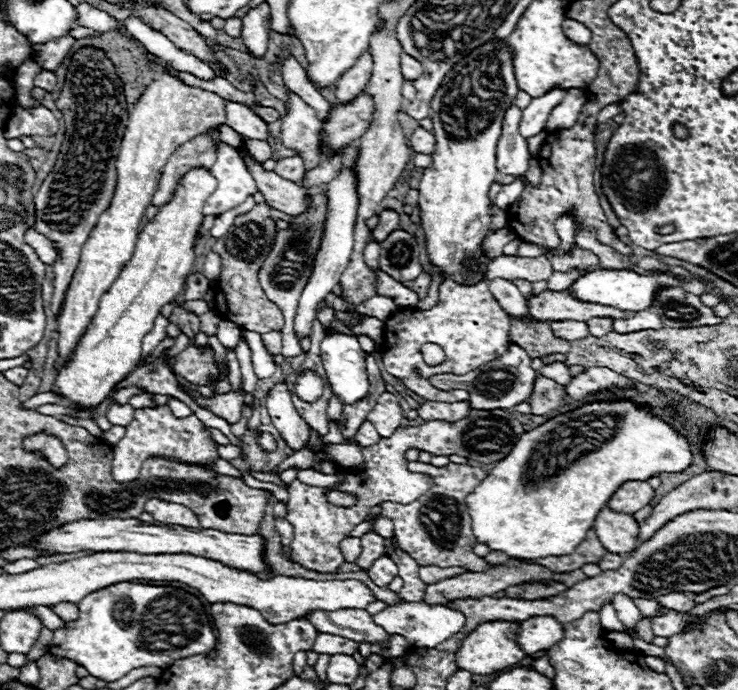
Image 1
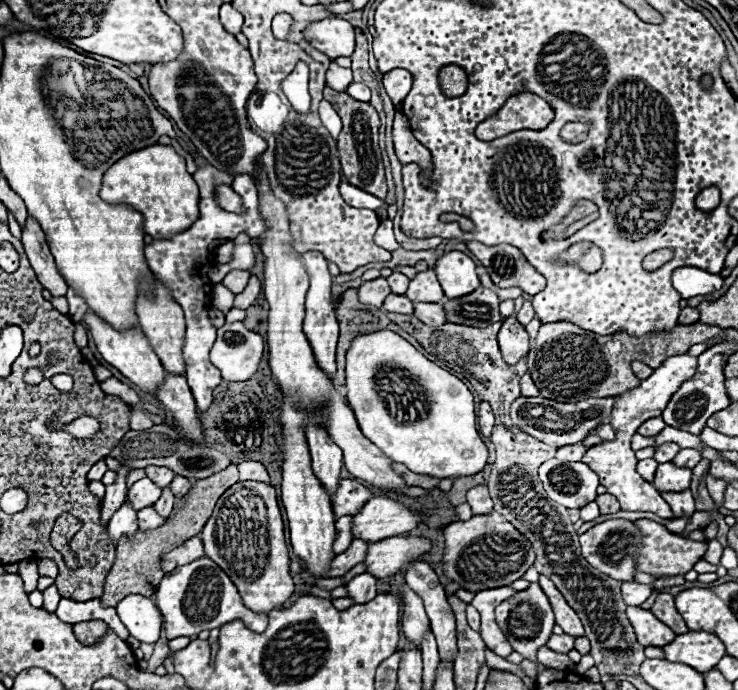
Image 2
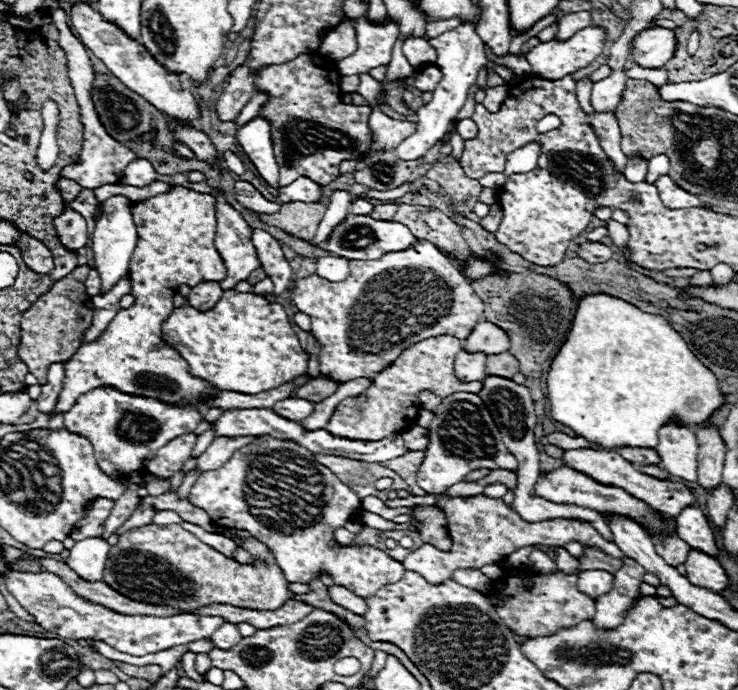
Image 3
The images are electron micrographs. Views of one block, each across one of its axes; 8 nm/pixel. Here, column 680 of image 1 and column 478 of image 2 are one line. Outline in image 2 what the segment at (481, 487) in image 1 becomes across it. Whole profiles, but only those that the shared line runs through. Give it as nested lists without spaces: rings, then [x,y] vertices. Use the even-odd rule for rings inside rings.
[[[390,330],[358,336],[346,354],[346,398],[364,436],[388,458],[408,466],[416,474],[436,478],[472,476],[486,466],[488,448],[476,430],[474,398],[470,390],[448,370],[424,358],[410,342]]]

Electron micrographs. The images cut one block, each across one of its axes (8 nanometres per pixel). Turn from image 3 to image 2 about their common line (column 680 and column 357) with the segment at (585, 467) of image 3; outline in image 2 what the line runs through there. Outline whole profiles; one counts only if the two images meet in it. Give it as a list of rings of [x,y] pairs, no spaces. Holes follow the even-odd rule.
[[[340,480],[336,494],[332,496],[332,510],[334,516],[354,516],[368,500],[372,498],[372,492],[358,484],[356,480]]]

